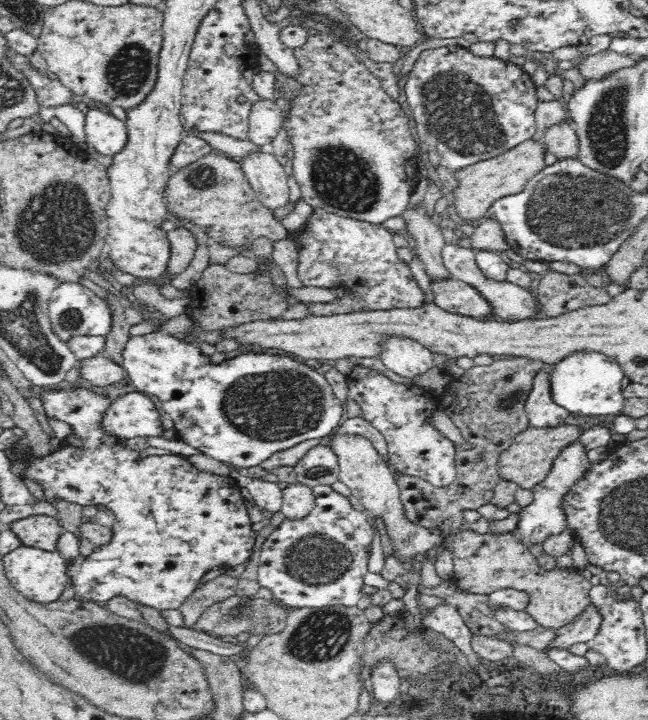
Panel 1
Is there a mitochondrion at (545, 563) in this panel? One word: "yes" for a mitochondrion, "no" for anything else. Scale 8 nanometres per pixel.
no

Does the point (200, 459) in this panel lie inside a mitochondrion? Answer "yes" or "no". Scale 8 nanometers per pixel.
no

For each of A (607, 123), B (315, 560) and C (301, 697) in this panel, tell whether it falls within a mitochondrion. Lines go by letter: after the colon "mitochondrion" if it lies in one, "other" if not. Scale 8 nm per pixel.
A: mitochondrion
B: mitochondrion
C: other

